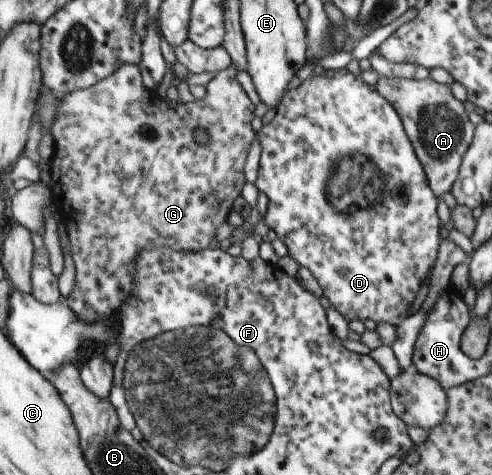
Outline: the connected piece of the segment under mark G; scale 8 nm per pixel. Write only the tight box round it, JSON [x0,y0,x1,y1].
[47,64,254,323]

